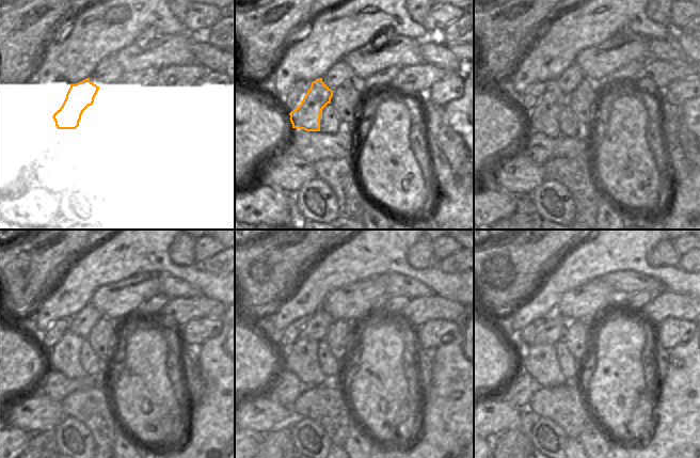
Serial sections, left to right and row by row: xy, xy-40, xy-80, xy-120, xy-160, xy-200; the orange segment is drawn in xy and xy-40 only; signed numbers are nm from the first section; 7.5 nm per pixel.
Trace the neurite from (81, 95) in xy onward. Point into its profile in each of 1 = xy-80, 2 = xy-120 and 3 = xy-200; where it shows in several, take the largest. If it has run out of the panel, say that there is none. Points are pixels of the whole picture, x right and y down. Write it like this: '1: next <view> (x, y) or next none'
1: next xy-80 (544, 119)
2: next xy-120 (63, 357)
3: next xy-200 (540, 361)

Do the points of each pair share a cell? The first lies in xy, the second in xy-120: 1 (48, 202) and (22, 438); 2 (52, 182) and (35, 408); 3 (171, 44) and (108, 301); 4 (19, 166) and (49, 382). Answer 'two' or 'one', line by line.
1: one
2: one
3: one
4: two

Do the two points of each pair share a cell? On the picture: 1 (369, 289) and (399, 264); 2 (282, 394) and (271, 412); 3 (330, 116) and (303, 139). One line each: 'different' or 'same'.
1: different
2: different
3: different

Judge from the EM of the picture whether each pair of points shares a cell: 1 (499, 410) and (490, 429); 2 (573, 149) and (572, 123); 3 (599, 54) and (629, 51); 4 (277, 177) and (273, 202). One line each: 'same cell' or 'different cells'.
1: same cell
2: different cells
3: same cell
4: different cells

